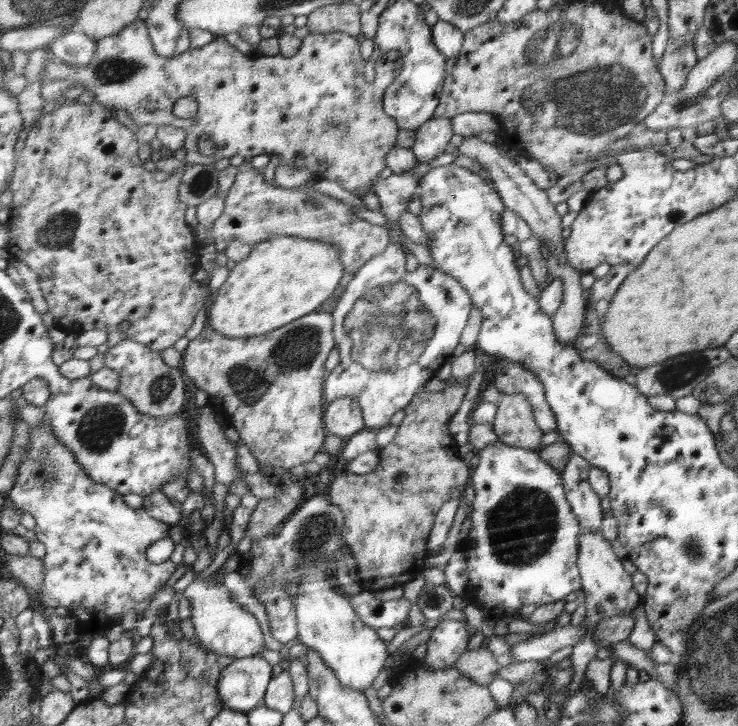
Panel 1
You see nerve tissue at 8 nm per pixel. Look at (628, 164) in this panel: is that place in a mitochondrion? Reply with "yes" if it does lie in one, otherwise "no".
no

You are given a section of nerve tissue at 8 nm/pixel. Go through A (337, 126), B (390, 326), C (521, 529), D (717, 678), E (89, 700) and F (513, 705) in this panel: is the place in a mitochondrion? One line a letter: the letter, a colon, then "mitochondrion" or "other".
A: mitochondrion
B: mitochondrion
C: mitochondrion
D: mitochondrion
E: other
F: other

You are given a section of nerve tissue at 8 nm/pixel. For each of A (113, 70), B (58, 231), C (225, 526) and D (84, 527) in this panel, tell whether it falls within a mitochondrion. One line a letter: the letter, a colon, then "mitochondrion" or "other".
A: mitochondrion
B: mitochondrion
C: other
D: other

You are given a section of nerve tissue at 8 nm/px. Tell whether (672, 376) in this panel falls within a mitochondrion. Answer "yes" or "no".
yes

